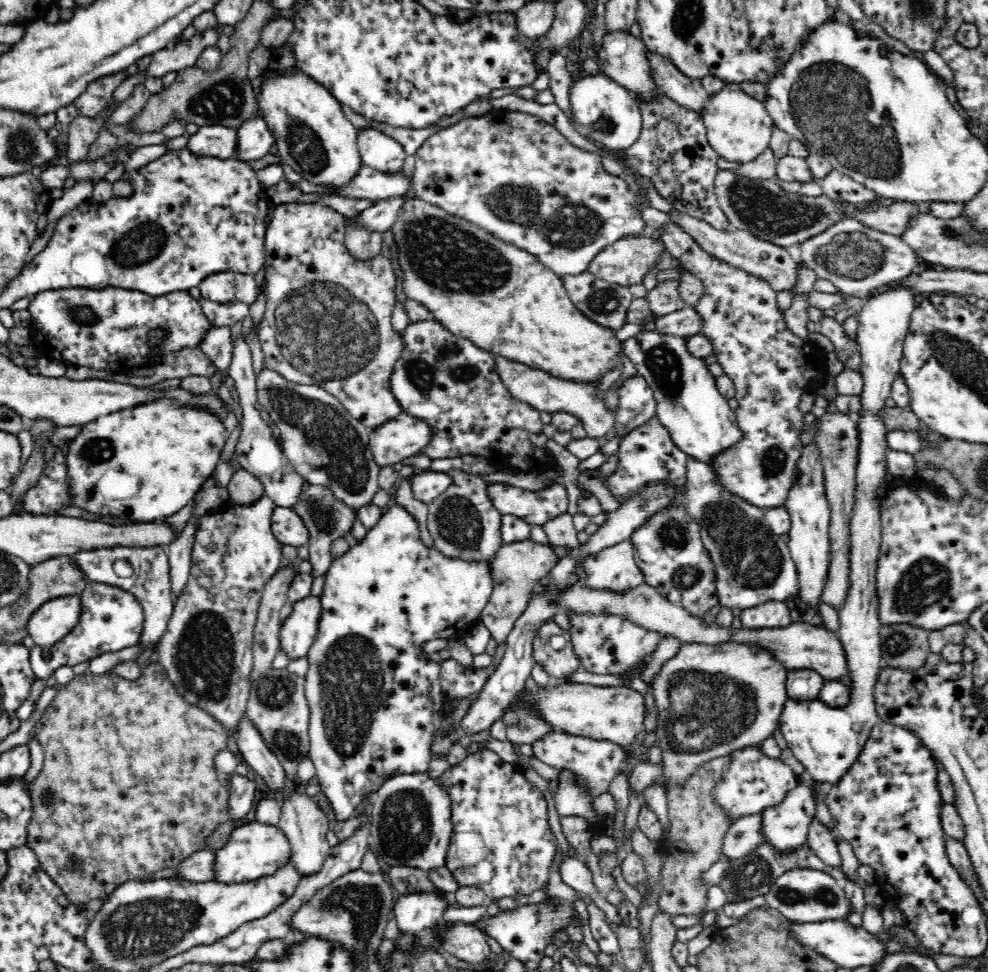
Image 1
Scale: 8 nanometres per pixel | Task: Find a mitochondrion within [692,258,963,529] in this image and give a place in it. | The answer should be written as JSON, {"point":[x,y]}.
{"point":[773,464]}

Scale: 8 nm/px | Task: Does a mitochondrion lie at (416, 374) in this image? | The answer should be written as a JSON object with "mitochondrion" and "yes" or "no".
{"mitochondrion":"yes"}

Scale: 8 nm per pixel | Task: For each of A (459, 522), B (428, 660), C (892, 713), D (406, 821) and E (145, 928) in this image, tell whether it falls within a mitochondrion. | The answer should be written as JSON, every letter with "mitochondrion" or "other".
{"A":"mitochondrion","B":"other","C":"other","D":"mitochondrion","E":"mitochondrion"}

